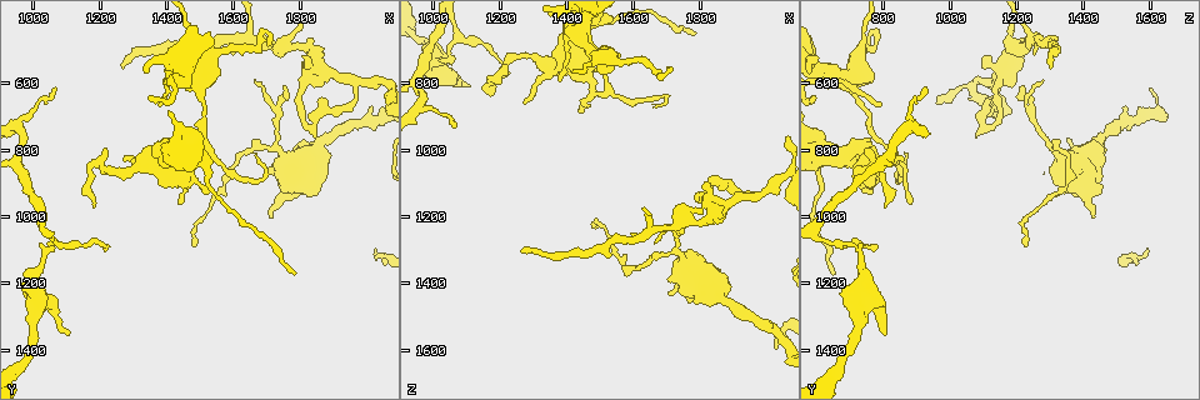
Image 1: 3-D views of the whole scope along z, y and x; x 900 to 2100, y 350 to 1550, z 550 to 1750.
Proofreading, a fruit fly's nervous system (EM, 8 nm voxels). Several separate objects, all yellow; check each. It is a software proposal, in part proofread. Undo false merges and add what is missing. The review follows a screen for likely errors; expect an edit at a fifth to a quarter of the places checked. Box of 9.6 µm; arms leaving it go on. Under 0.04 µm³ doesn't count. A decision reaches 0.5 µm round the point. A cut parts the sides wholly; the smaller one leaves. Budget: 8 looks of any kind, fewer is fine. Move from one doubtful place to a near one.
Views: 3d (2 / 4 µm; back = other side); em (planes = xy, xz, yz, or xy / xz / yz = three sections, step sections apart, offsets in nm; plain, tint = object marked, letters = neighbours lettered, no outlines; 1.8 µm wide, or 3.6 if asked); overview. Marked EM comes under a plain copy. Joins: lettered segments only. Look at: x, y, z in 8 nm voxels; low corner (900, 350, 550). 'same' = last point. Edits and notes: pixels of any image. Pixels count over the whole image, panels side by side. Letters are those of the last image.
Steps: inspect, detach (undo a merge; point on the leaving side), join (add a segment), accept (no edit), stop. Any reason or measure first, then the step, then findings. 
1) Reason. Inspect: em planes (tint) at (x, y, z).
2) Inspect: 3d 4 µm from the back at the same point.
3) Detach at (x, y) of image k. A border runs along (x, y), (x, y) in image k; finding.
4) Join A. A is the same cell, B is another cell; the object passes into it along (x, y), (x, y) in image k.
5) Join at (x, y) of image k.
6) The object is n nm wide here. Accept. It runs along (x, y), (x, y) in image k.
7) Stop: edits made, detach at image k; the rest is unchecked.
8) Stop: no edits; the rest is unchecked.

Thin end. Inspect: 3d 4 µm at (1190, 970, 810).

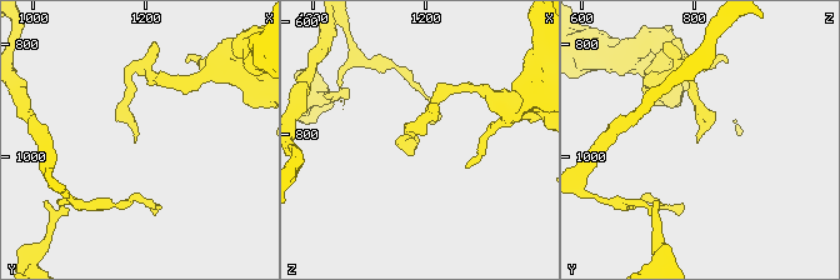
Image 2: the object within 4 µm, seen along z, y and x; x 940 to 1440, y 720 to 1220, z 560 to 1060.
Need the tissue. Inspect: em 3.6 µm planes (letters) at (1180, 970, 805).

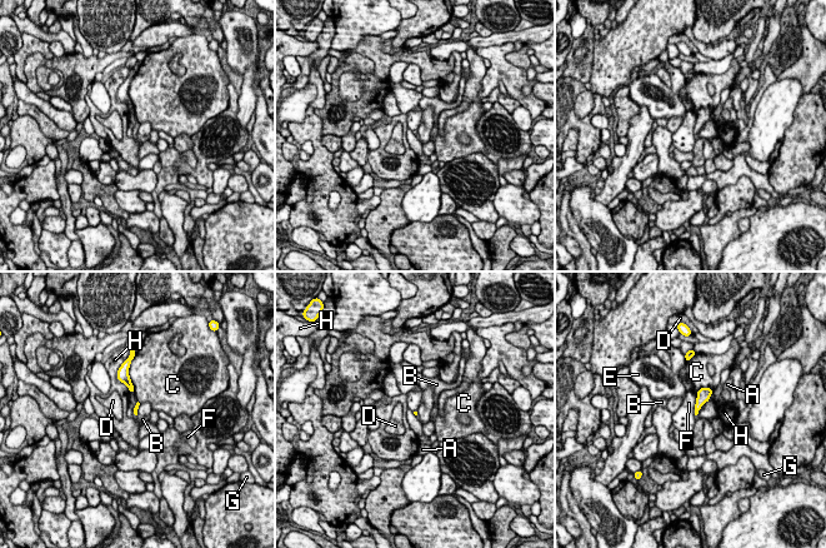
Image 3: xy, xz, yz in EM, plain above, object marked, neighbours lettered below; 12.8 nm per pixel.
Accept. A, B, C, D, E, F, G and H are other cells; a border runs along (697, 397), (694, 408) in image 3; no lettered segment goes on from it.

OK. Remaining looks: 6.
Inspect: em planes (letters) at (1100, 1360, 800).

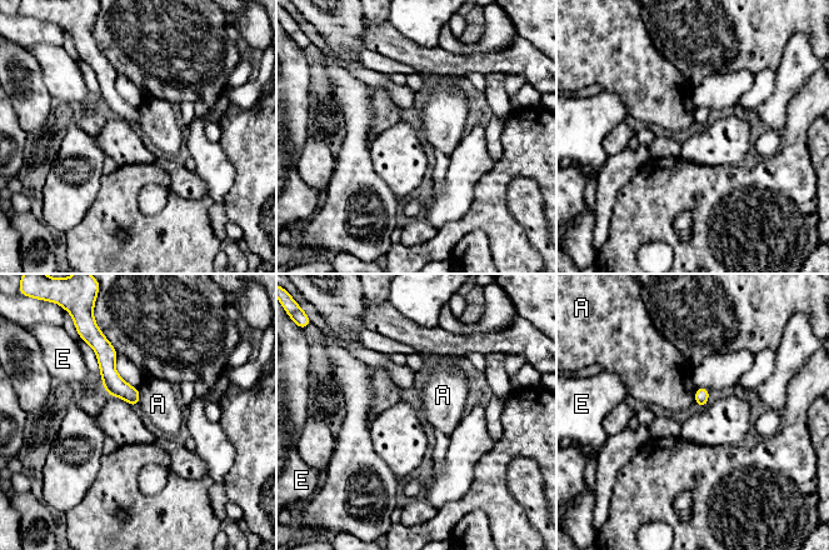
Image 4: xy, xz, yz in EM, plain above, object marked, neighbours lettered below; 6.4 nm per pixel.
The object is 100 nm wide here. Accept. A and E are other cells; it runs along (98, 350), (109, 376), (134, 401) in image 4; none of them fits.

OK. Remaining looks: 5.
Inspect: 3d 4 µm at (1070, 620, 940).

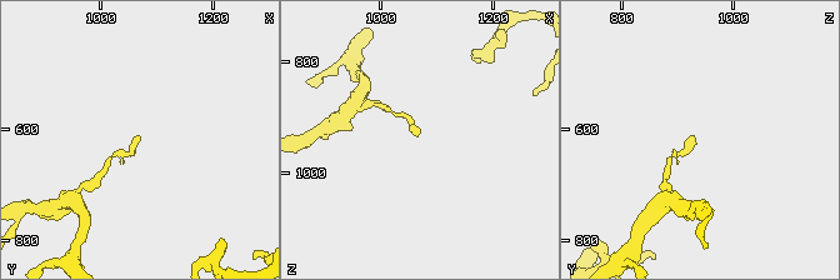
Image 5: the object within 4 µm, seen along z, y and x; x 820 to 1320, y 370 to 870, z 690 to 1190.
Inspect: em planes (letters) at (1070, 620, 935).

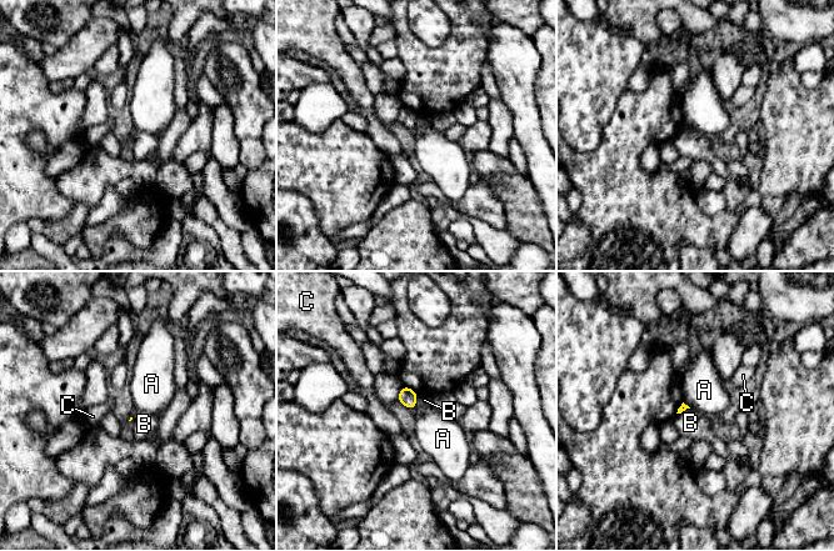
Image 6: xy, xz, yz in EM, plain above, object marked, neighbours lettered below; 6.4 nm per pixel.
Accept. A, B and C are other cells; a border runs along (418, 392), (413, 409) in image 6; no lettered segment goes on from it.

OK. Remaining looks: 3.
Stop: no edits; the rest is unchecked.

